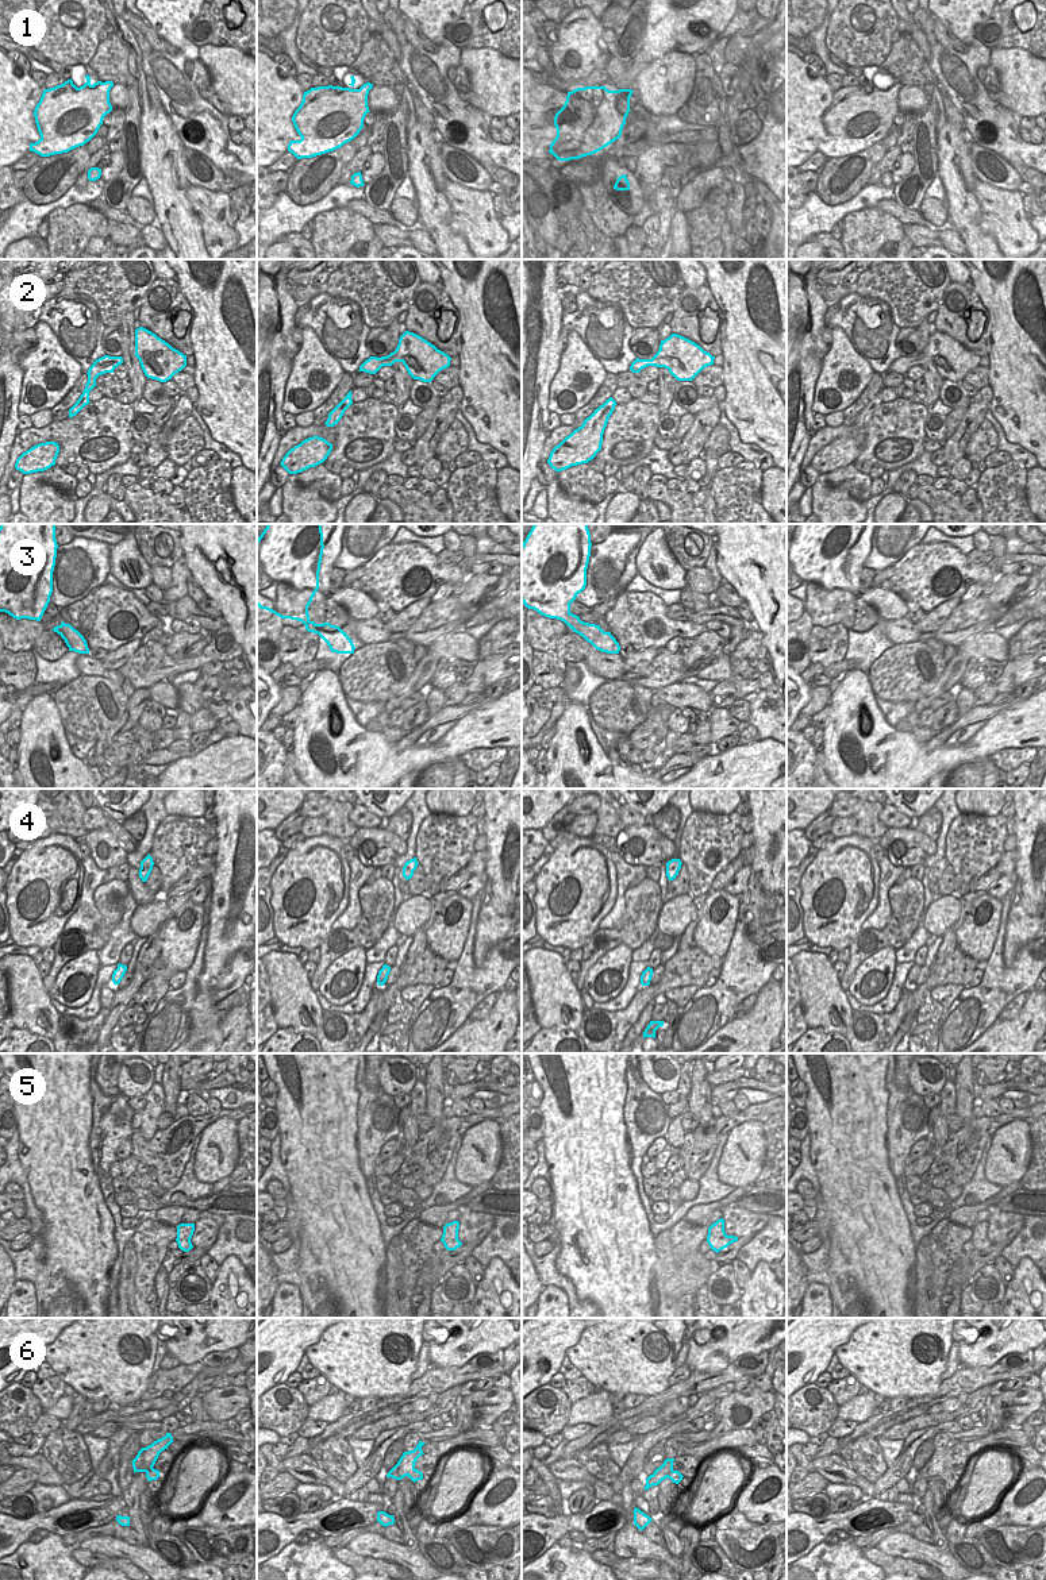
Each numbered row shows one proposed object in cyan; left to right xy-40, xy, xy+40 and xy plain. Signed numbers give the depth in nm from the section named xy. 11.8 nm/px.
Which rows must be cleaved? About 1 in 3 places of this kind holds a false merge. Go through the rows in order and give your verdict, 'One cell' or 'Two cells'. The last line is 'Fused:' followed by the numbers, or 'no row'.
1: One cell
2: One cell
3: One cell
4: One cell
5: One cell
6: Two cells
Fused: 6.

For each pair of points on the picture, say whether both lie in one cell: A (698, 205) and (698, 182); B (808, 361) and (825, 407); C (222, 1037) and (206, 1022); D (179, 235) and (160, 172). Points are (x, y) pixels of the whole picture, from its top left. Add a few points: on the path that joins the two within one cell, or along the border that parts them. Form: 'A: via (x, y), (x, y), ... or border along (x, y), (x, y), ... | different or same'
A: via (698, 200), (698, 188) | same
B: border along (826, 353), (815, 384), (812, 412) | different
C: border along (220, 1020), (208, 1032), (189, 1036) | different
D: via (176, 219), (170, 207), (168, 188) | same

